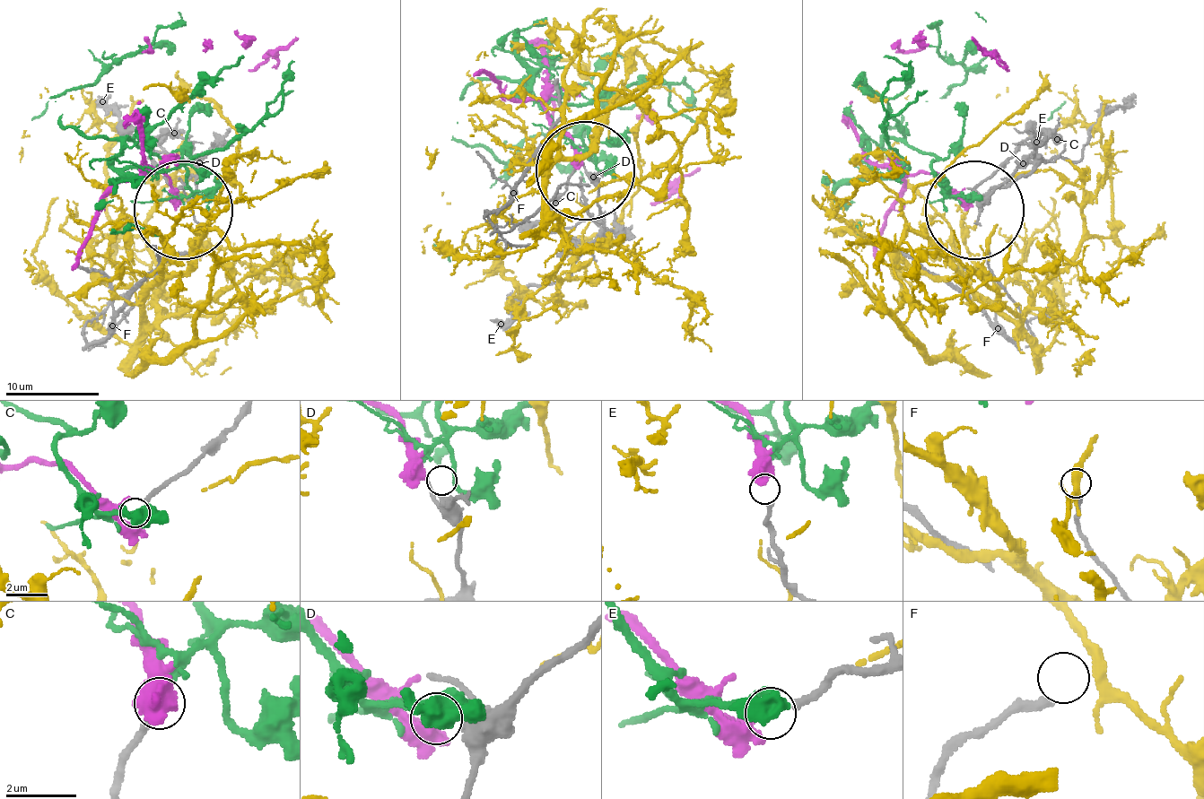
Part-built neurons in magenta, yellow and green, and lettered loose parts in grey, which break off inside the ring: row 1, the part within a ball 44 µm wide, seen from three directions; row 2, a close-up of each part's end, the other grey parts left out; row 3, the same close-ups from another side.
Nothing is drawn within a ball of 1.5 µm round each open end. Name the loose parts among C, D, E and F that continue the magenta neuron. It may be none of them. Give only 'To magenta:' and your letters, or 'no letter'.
To magenta: E

